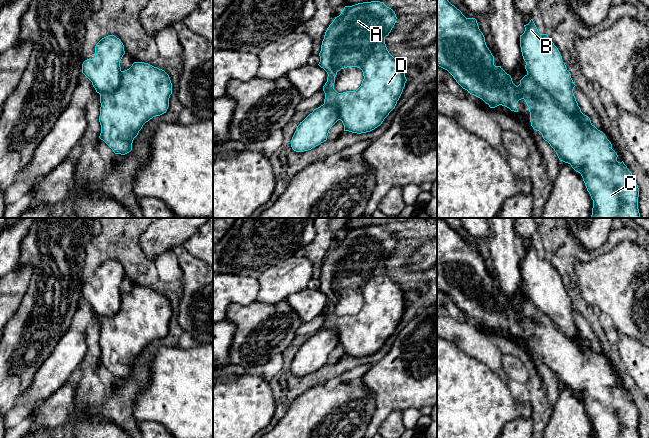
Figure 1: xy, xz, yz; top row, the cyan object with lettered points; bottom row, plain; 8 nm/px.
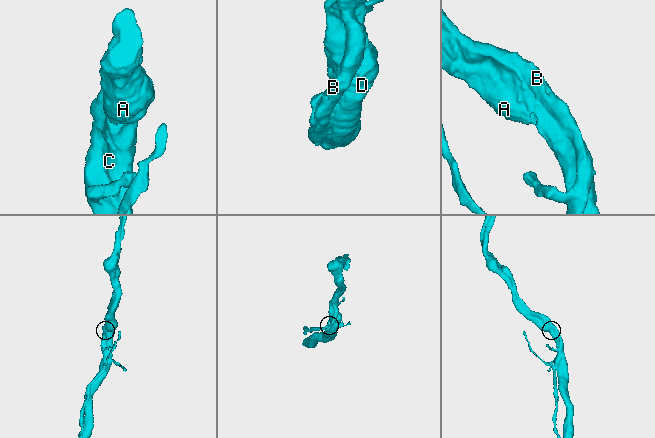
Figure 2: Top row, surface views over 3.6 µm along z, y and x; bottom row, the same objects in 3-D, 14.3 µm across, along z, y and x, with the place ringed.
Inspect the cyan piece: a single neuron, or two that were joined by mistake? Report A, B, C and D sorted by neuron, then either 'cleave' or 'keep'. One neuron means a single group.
A B C D | keep

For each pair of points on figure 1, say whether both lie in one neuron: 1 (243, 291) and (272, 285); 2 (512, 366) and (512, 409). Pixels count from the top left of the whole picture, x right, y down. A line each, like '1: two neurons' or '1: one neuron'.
1: two neurons
2: two neurons

